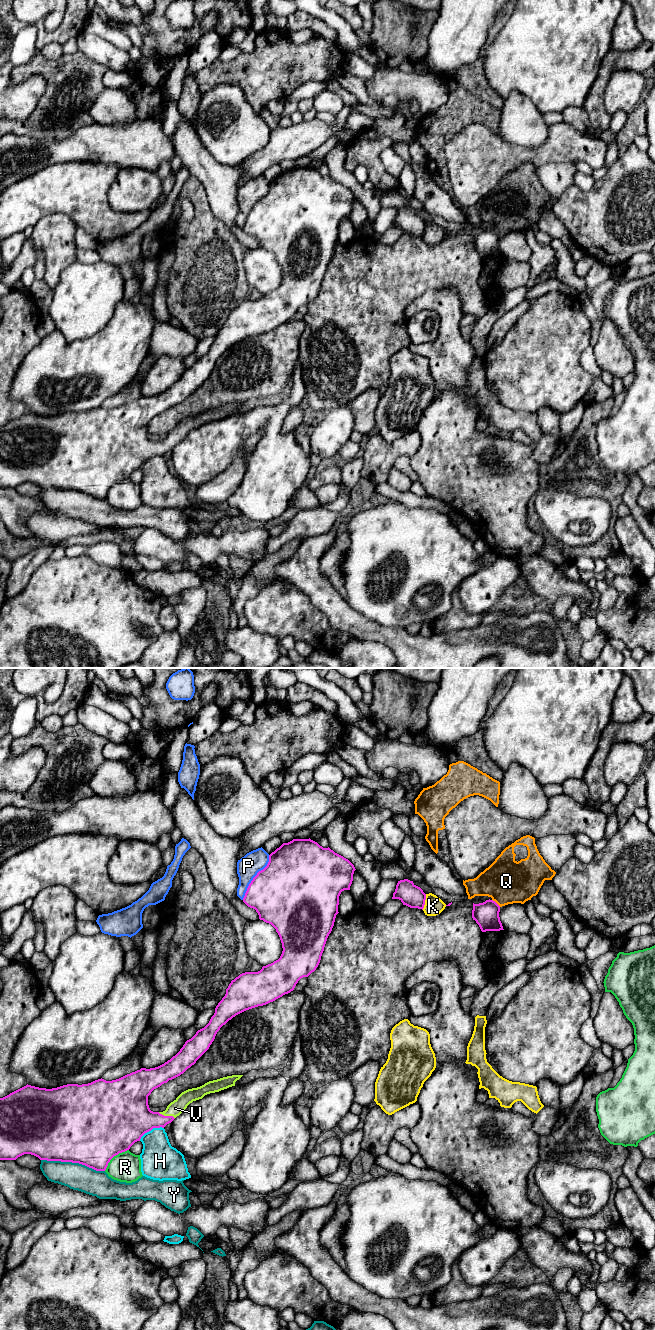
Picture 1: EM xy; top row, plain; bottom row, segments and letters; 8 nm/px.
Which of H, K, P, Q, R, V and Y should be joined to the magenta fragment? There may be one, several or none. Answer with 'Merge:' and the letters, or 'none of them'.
Merge: V

